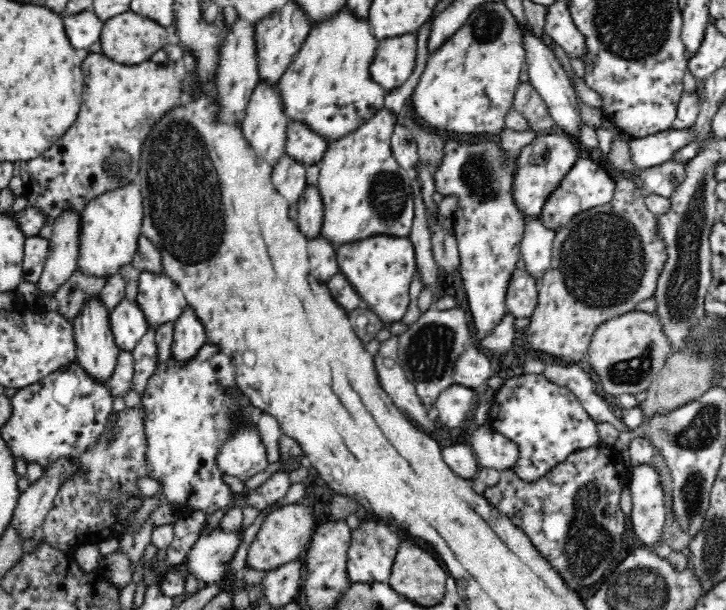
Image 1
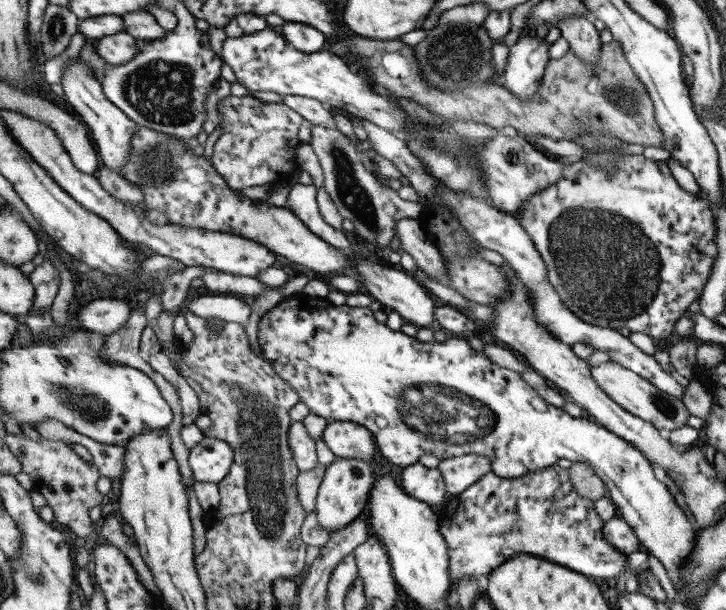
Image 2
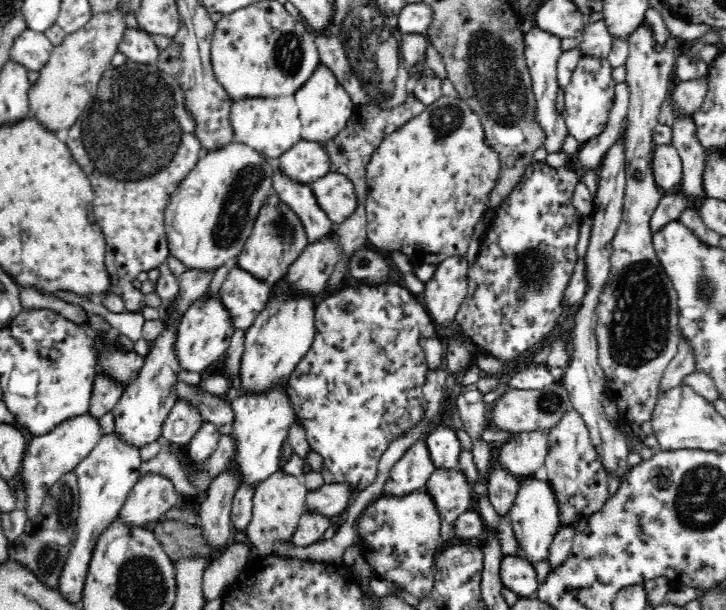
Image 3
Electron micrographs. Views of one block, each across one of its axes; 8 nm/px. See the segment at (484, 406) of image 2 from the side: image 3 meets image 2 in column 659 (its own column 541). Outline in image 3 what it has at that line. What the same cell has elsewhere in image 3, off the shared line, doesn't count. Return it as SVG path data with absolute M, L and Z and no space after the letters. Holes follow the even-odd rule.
M534 476L520 480L520 490L515 497L514 505L506 518L512 523L513 532L518 543L518 556L532 564L534 568L545 562L550 555L550 546L558 534L561 523L558 515L557 494L549 480L538 482Z

